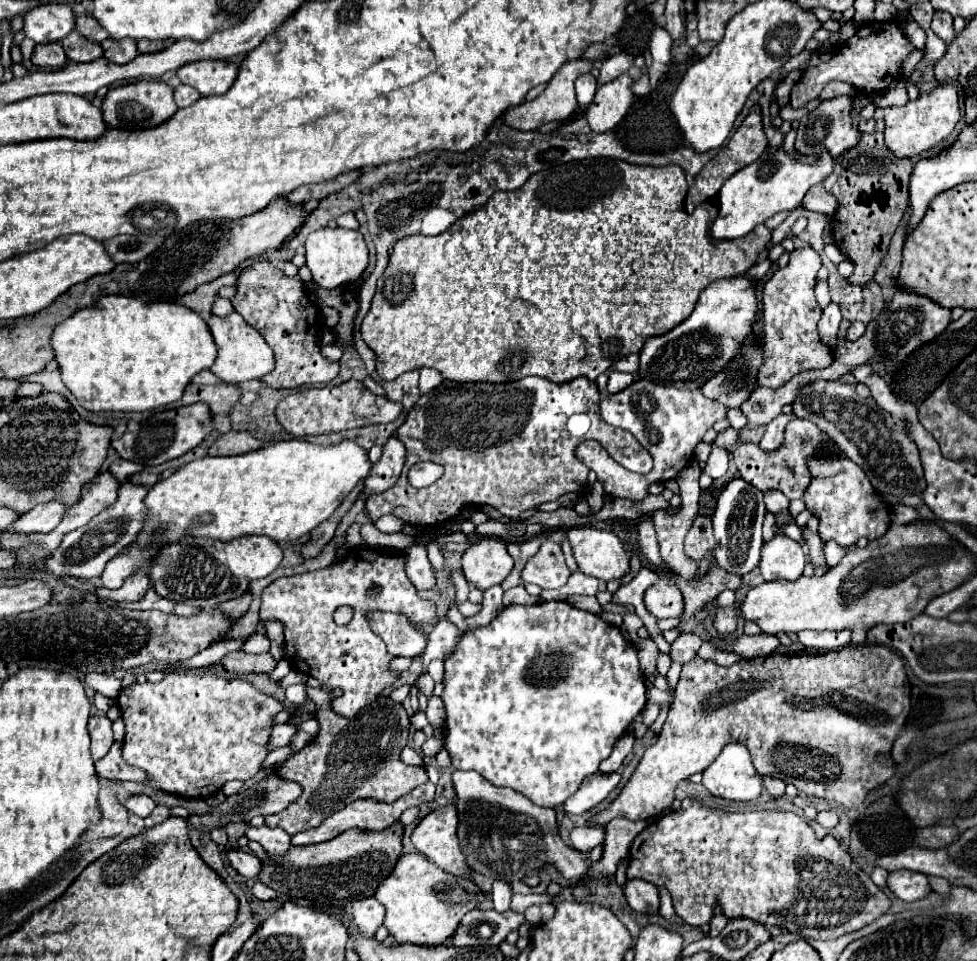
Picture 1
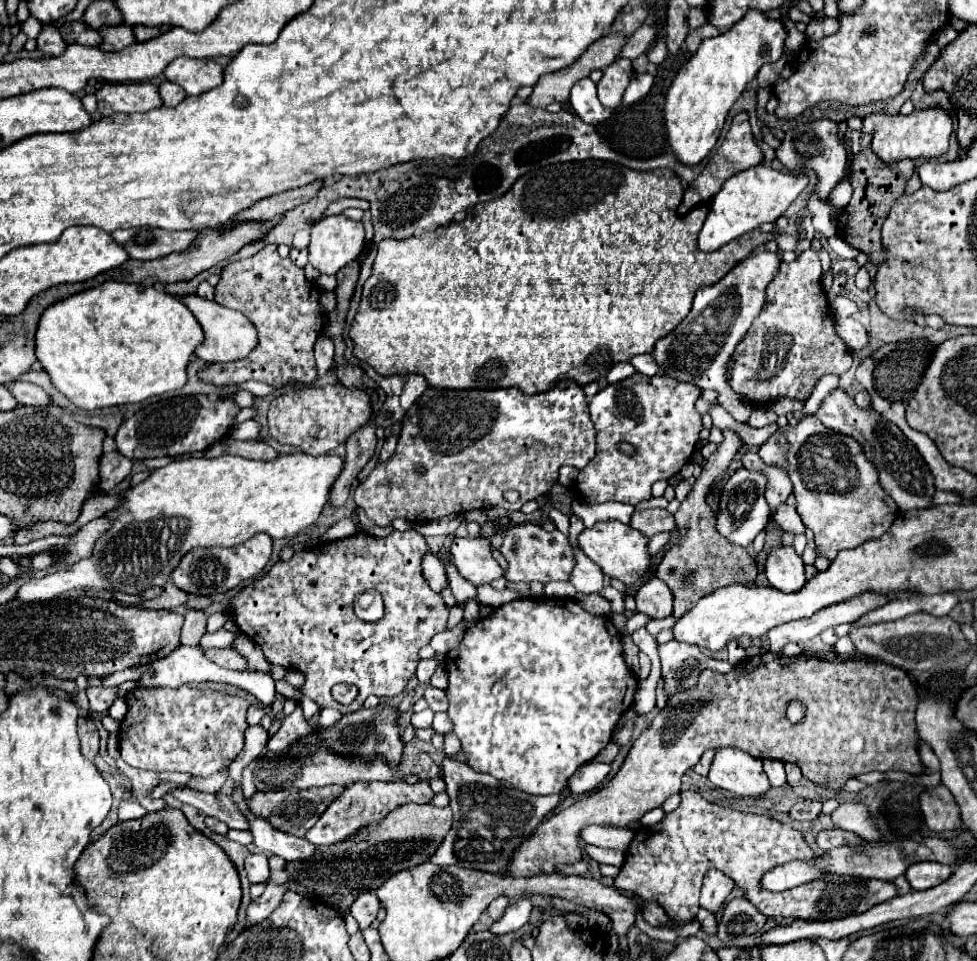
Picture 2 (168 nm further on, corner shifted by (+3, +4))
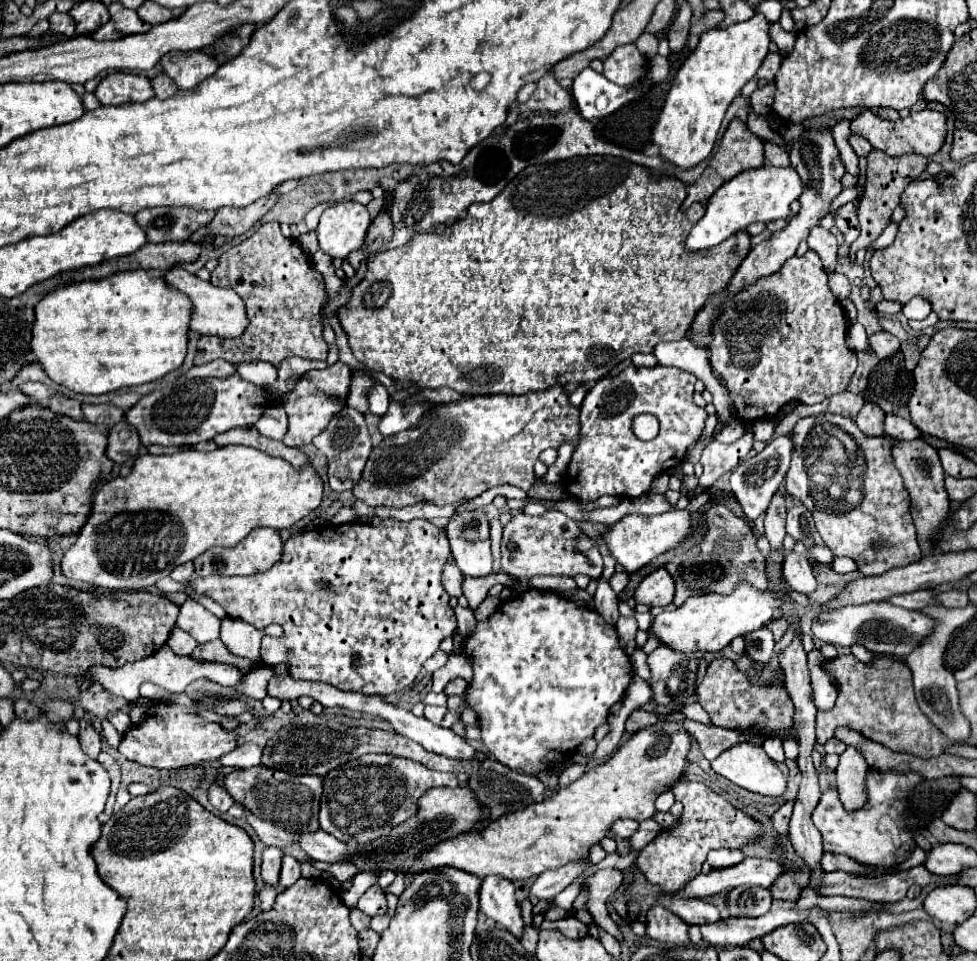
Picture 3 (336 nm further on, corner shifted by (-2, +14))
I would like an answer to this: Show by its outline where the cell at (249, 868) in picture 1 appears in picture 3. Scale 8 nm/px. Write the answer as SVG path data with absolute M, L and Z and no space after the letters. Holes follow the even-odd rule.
M265 848L263 850L263 864L261 864L261 878L265 884L277 884L279 870L281 870L283 852L279 848Z

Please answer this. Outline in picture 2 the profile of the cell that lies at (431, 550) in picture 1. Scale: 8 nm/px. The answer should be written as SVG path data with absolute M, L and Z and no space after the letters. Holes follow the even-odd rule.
M452 564L446 566L446 574L448 574L450 590L452 590L452 594L456 596L458 602L466 602L470 598L476 598L476 586L472 586L468 580L464 580Z

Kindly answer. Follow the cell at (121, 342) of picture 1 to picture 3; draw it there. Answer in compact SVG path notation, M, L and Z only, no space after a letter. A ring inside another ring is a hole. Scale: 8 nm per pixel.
M147 270L117 272L101 280L75 282L49 292L35 306L31 350L47 376L75 394L107 394L119 388L161 380L183 366L193 304L181 290Z

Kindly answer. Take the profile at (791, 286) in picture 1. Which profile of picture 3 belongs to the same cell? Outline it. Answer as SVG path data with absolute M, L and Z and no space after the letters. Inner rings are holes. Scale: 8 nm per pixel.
M807 250L803 256L789 258L783 270L769 278L761 278L761 282L743 290L737 302L729 302L721 318L717 318L713 326L715 338L709 346L711 366L725 380L735 402L737 416L741 420L769 418L791 400L817 404L827 396L843 392L857 368L855 352L845 344L847 322L849 320L845 318L841 304L837 298L833 298L827 286L827 274L815 250Z

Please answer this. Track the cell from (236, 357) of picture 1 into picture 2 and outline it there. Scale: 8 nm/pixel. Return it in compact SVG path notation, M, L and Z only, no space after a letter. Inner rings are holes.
M186 294L182 296L182 302L190 308L190 312L196 316L196 320L200 322L202 330L204 330L204 342L196 348L196 356L208 364L212 362L232 362L232 360L240 360L246 358L248 352L254 350L256 346L256 328L252 326L252 322L238 310L230 310L222 304L218 304L216 300L208 300L202 298L198 294Z

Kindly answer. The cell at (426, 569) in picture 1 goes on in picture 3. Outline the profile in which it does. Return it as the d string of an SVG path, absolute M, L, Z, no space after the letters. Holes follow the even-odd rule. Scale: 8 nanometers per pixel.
M445 564L443 572L441 572L441 580L443 586L447 590L449 596L461 596L461 582L463 582L463 574L455 564Z

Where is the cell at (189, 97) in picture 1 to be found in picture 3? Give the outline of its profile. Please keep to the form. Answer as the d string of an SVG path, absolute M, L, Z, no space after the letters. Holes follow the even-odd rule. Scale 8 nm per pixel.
M159 74L159 76L155 76L155 78L151 80L151 84L153 84L153 90L155 90L155 96L161 98L161 100L175 96L175 92L179 90L177 84L175 84L167 74Z

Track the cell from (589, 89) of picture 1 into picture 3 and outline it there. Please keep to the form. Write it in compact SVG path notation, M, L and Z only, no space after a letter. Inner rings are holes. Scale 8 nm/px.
M585 68L573 80L571 94L581 116L585 120L593 120L609 116L623 104L635 100L641 94L641 88L617 86L609 82L603 74L597 74L593 68Z

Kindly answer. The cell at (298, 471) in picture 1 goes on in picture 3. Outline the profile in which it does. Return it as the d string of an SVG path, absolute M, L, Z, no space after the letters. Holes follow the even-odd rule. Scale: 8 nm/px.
M223 446L217 448L213 452L195 452L195 450L183 450L183 452L175 452L175 454L165 454L165 456L153 456L153 454L143 454L137 456L133 472L127 478L115 478L107 484L103 484L97 494L95 494L95 504L93 504L93 512L89 516L89 520L85 522L85 526L79 532L77 542L65 552L63 560L61 560L61 572L71 578L71 580L83 580L89 584L97 584L97 586L105 586L111 590L147 590L149 586L153 586L159 578L165 578L171 574L173 568L197 558L199 554L203 554L207 548L213 546L223 546L223 548L231 548L235 544L239 544L253 528L259 526L269 526L275 530L283 530L283 528L291 528L295 522L303 520L307 514L311 514L315 508L319 508L323 500L323 480L319 476L319 472L313 468L311 462L307 462L301 470L293 470L293 466L287 460L281 458L273 458L267 456L255 448L249 446Z

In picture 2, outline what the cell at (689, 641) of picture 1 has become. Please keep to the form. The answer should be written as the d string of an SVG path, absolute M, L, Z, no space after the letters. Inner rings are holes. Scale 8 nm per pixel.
M676 640L658 646L658 652L660 652L666 696L674 696L676 692L696 688L698 676L706 668L718 672L732 672L734 668L730 662L720 662L706 656L698 646Z

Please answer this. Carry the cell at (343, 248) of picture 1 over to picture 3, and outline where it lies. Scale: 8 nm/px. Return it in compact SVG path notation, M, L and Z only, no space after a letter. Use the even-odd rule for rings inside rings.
M353 200L333 204L321 214L317 226L319 248L331 258L347 258L349 252L363 246L369 224L371 218L363 204Z

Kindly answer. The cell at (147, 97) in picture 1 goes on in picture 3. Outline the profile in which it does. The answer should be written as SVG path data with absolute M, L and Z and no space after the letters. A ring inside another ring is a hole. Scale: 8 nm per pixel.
M111 72L95 88L95 96L101 104L125 104L125 102L145 102L155 96L151 80L145 76L129 72Z

